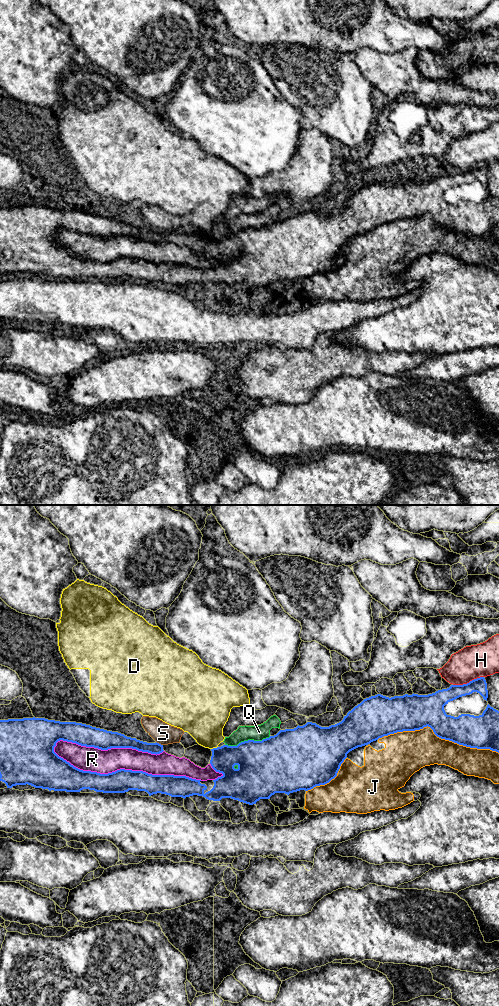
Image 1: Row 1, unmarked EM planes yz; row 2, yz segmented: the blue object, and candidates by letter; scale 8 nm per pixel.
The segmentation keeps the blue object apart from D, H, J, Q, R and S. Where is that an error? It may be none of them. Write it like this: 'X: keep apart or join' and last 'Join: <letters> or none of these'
D: keep apart
H: keep apart
J: keep apart
Q: keep apart
R: keep apart
S: keep apart
Join: none of these

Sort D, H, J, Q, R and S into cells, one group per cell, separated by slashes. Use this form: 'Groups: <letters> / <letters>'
Groups: D / H / J / Q R / S

